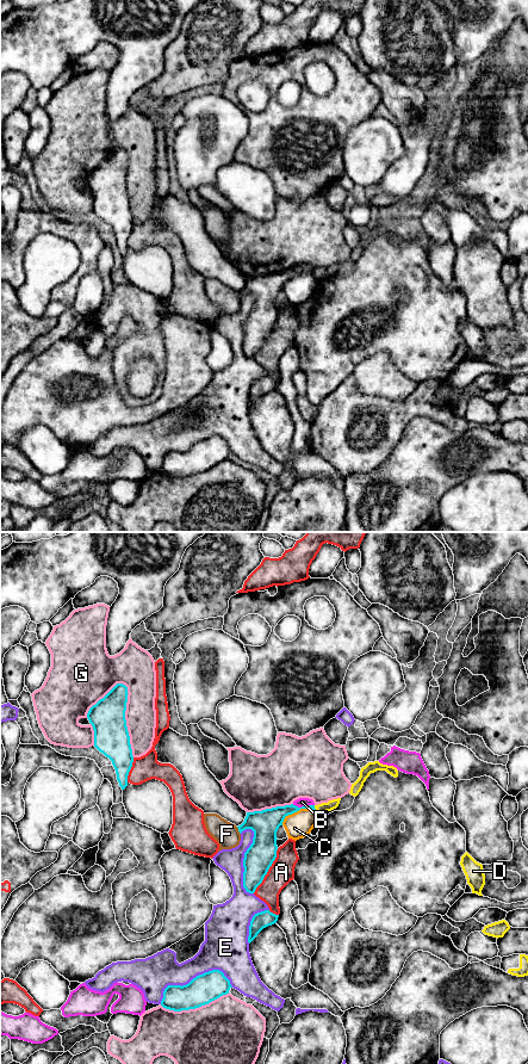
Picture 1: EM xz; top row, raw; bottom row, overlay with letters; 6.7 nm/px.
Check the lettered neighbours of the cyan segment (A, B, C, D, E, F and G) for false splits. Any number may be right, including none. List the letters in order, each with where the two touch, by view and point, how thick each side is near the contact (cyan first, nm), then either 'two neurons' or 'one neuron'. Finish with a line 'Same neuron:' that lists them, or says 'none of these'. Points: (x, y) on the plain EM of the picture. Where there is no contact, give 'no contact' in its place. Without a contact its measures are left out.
A: xz (267, 336) | 190/170 nm | two neurons
B: xz (303, 272) | 160/60 nm | two neurons
C: xz (296, 277) | 190/170 nm | two neurons
D: xz (314, 273) | 100/70 nm | two neurons
E: xz (193, 444) | 200/240 nm | two neurons
F: xz (238, 296) | 190/160 nm | two neurons
G: xz (124, 183) | 240/200 nm | two neurons
Same neuron: none of these

